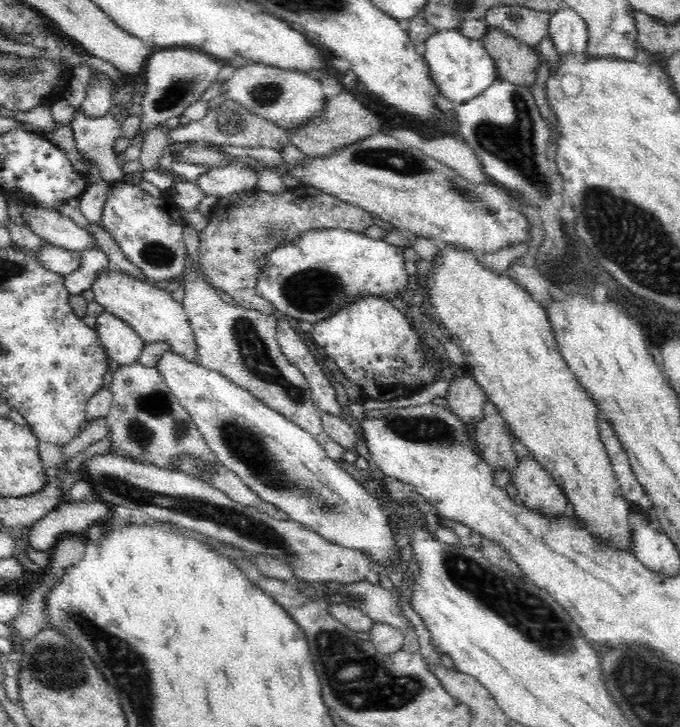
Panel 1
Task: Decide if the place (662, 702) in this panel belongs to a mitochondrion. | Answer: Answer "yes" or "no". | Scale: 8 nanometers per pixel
yes

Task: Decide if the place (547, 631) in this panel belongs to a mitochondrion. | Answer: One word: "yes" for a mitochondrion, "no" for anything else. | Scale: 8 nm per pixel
yes

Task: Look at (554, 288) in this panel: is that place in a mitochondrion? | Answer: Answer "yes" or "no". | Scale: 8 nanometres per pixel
no

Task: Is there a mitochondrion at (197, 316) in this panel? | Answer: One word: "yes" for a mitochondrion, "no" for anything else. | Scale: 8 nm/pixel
no

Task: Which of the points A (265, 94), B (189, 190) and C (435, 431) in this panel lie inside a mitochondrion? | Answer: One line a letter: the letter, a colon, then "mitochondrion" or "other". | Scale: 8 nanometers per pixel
A: mitochondrion
B: other
C: mitochondrion

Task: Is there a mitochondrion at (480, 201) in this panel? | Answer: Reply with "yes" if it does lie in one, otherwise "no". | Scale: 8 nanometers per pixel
yes

